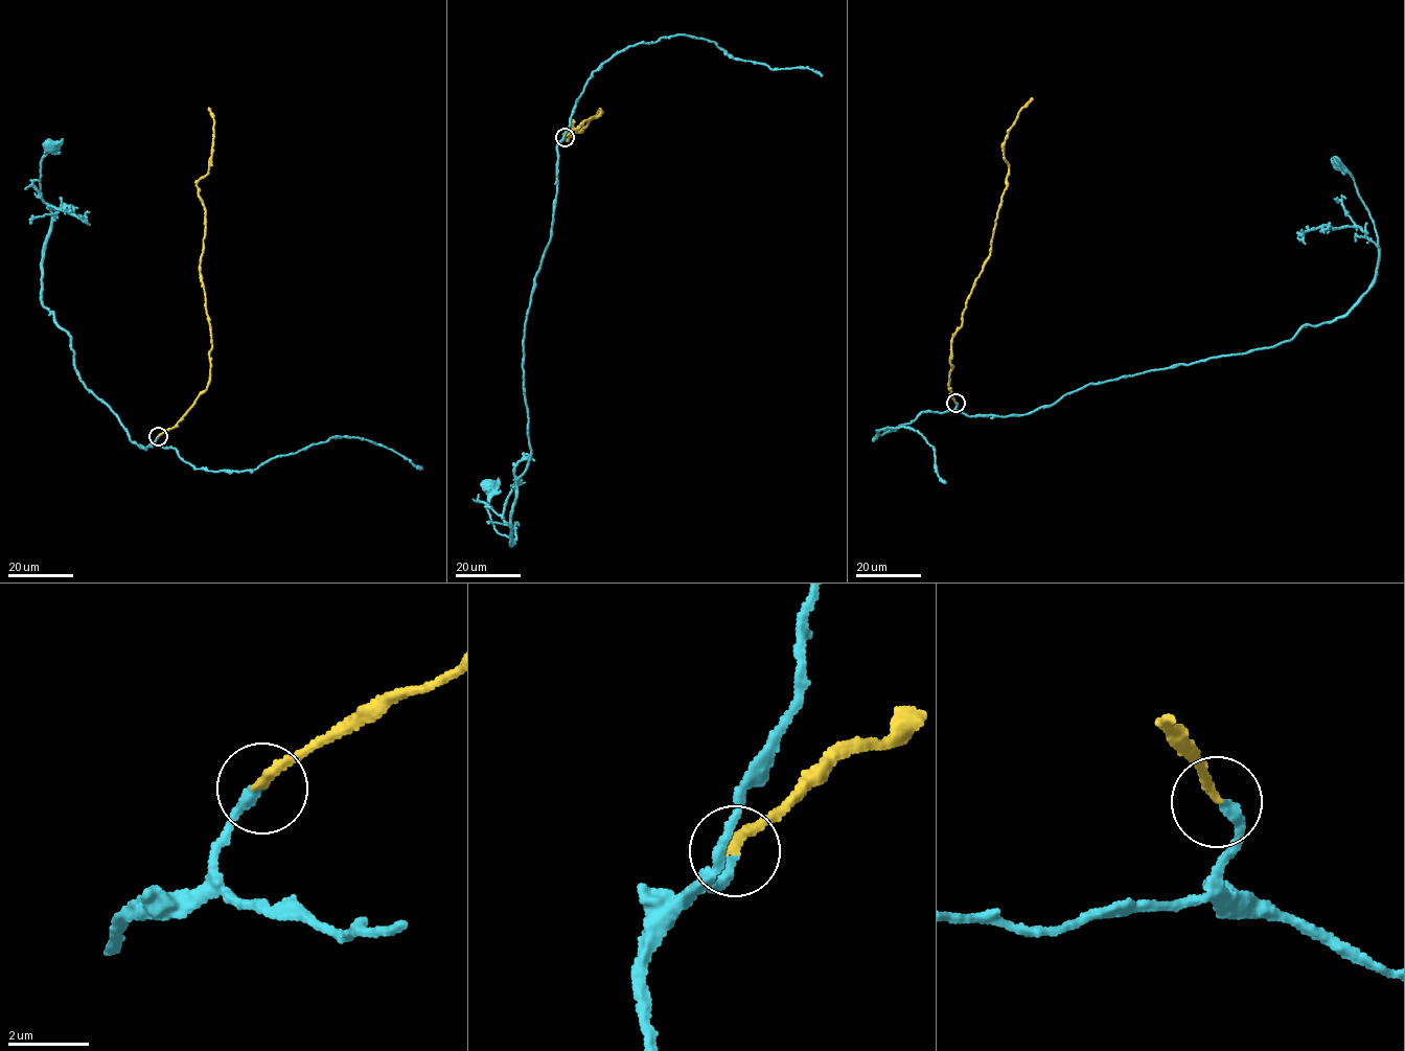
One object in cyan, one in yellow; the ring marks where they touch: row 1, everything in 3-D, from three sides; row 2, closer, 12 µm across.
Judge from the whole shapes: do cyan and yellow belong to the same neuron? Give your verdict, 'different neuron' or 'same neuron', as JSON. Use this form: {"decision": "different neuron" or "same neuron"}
{"decision": "same neuron"}

